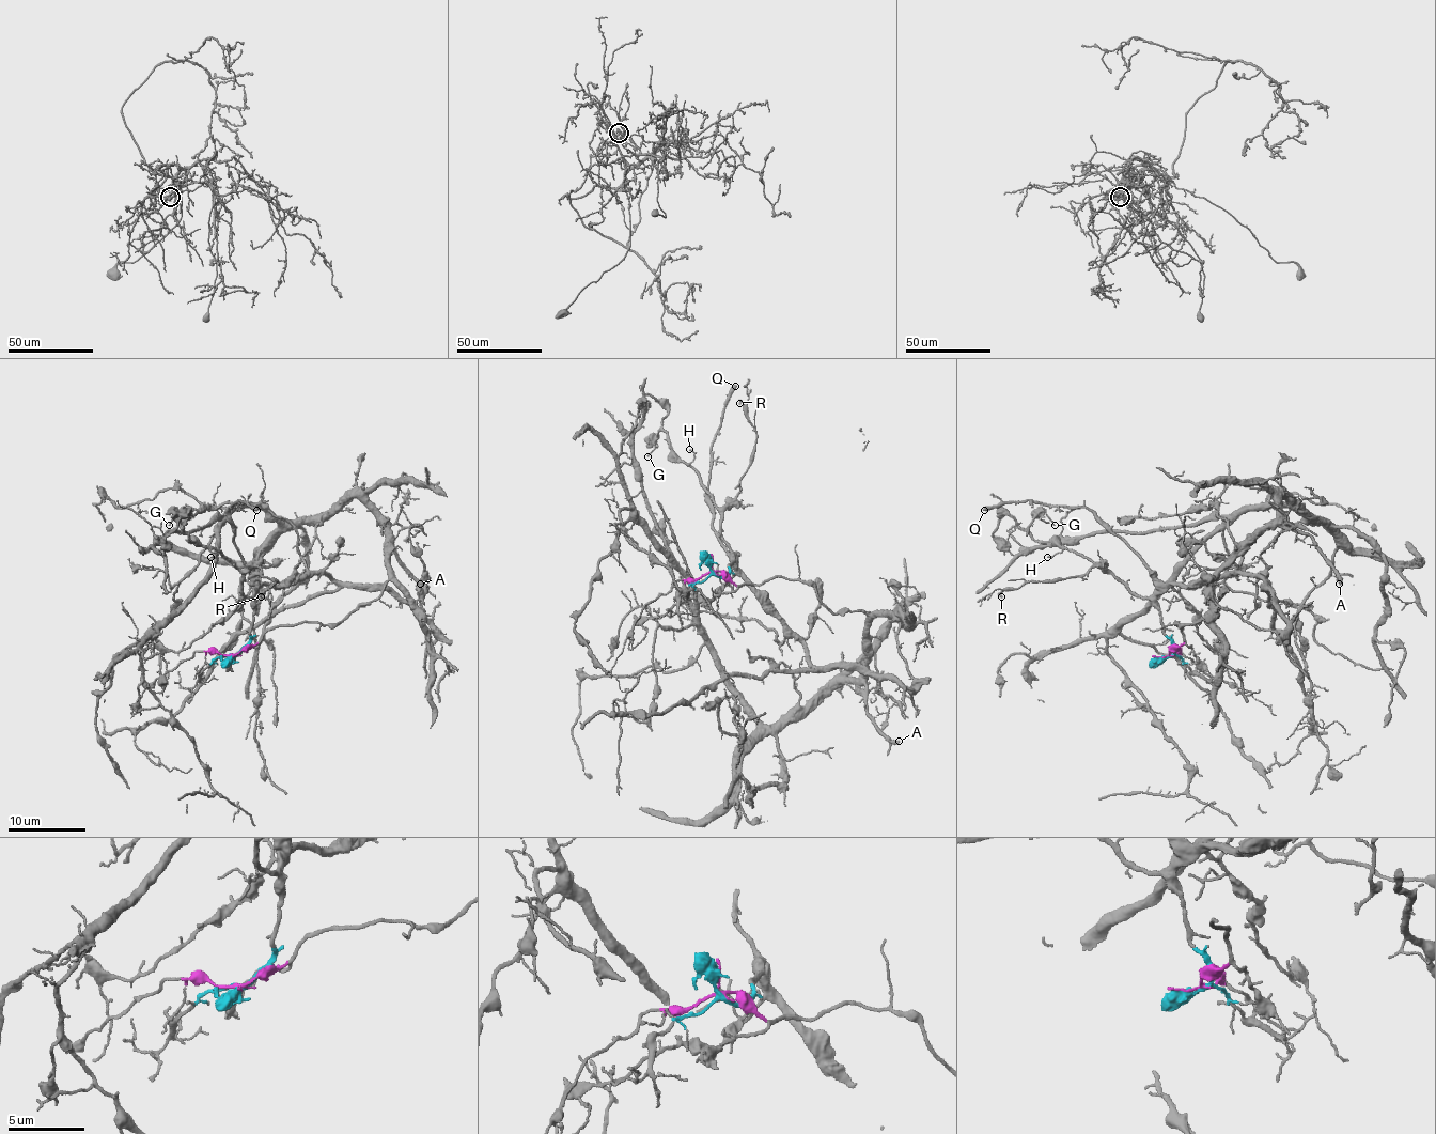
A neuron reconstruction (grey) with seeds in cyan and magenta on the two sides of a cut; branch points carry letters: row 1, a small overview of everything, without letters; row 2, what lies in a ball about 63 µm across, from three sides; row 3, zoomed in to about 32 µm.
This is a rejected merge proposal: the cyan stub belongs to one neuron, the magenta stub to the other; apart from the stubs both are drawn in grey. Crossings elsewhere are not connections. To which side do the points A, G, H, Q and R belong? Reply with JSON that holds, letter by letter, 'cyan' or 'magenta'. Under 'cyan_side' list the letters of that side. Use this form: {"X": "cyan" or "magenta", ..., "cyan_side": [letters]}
{"A": "magenta", "G": "cyan", "H": "cyan", "Q": "cyan", "R": "cyan", "cyan_side": ["G", "H", "Q", "R"]}

